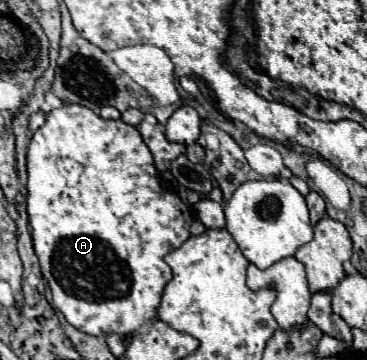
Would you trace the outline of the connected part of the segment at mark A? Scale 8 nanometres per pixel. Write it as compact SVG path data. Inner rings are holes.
M65 102L61 108L55 108L45 114L45 124L33 134L33 138L27 146L27 186L25 188L27 188L27 212L29 212L29 224L31 224L31 238L33 238L35 254L41 264L41 274L53 292L53 306L67 318L67 322L81 332L106 338L111 332L133 334L139 330L139 326L143 322L153 320L155 308L159 306L159 300L163 296L163 284L167 284L167 280L171 280L171 268L165 264L163 258L167 252L179 248L179 244L183 244L183 240L187 240L187 236L191 236L189 226L193 222L193 212L159 176L159 172L153 164L153 156L151 156L149 148L145 146L139 130L131 124L125 124L123 120L105 120L81 104ZM73 164L77 164L81 170L77 182L69 182Z

